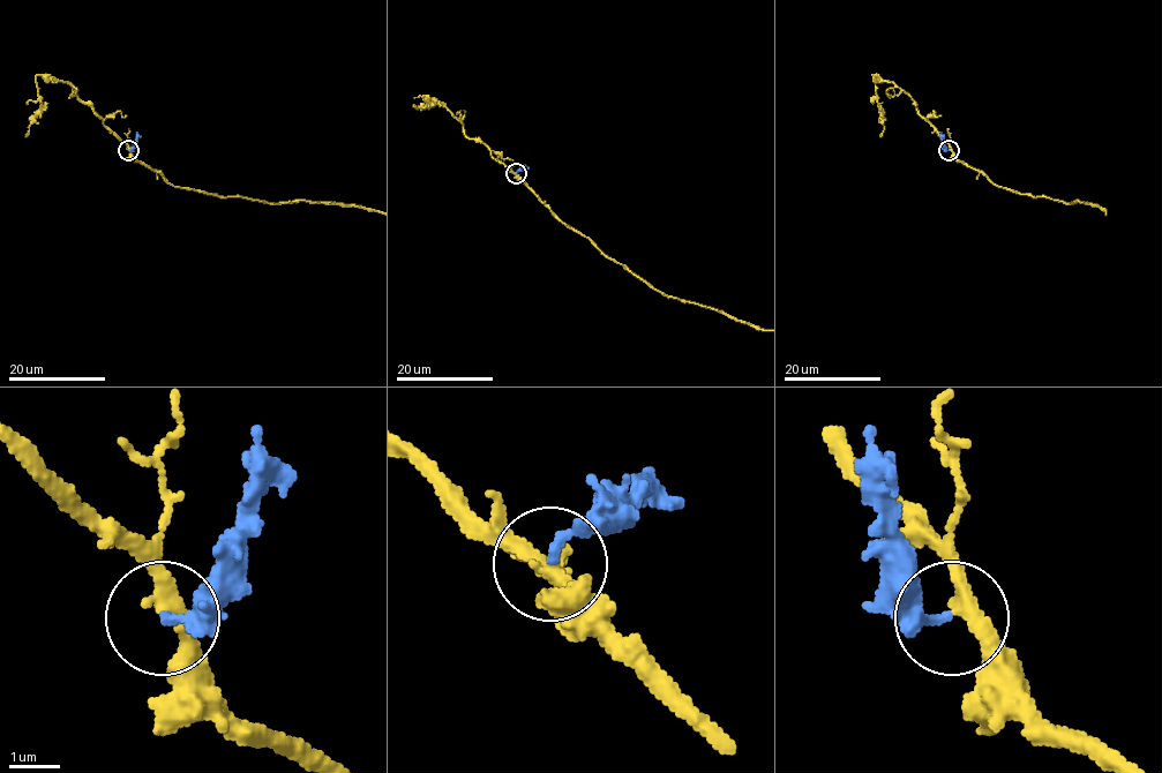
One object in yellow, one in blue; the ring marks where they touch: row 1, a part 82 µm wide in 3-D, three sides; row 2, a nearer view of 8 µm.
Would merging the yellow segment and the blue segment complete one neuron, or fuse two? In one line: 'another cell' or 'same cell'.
same cell

